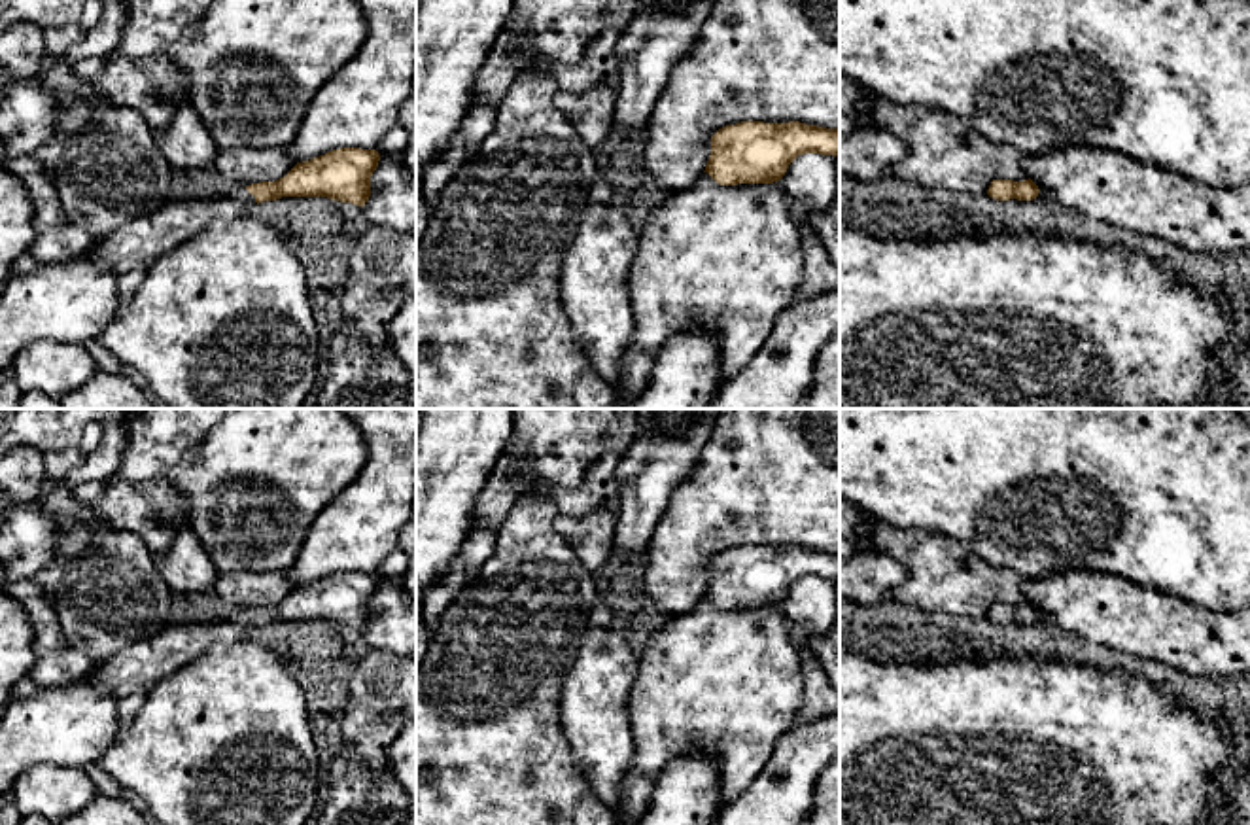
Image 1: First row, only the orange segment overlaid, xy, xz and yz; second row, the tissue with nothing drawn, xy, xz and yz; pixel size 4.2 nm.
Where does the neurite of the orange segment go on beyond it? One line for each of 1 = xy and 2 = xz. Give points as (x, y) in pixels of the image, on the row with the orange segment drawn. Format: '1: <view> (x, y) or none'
1: xy (137, 245)
2: none

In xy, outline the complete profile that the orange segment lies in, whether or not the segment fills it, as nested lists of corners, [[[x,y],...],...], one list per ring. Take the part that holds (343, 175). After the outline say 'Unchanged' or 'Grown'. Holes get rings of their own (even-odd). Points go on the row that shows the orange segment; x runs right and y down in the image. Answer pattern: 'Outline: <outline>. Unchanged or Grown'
Outline: [[[340,148],[297,163],[276,182],[208,191],[202,199],[170,201],[96,240],[91,257],[115,274],[149,269],[157,257],[197,237],[210,223],[234,219],[248,214],[253,204],[282,197],[327,197],[365,206],[378,161],[376,149]]]. Grown

